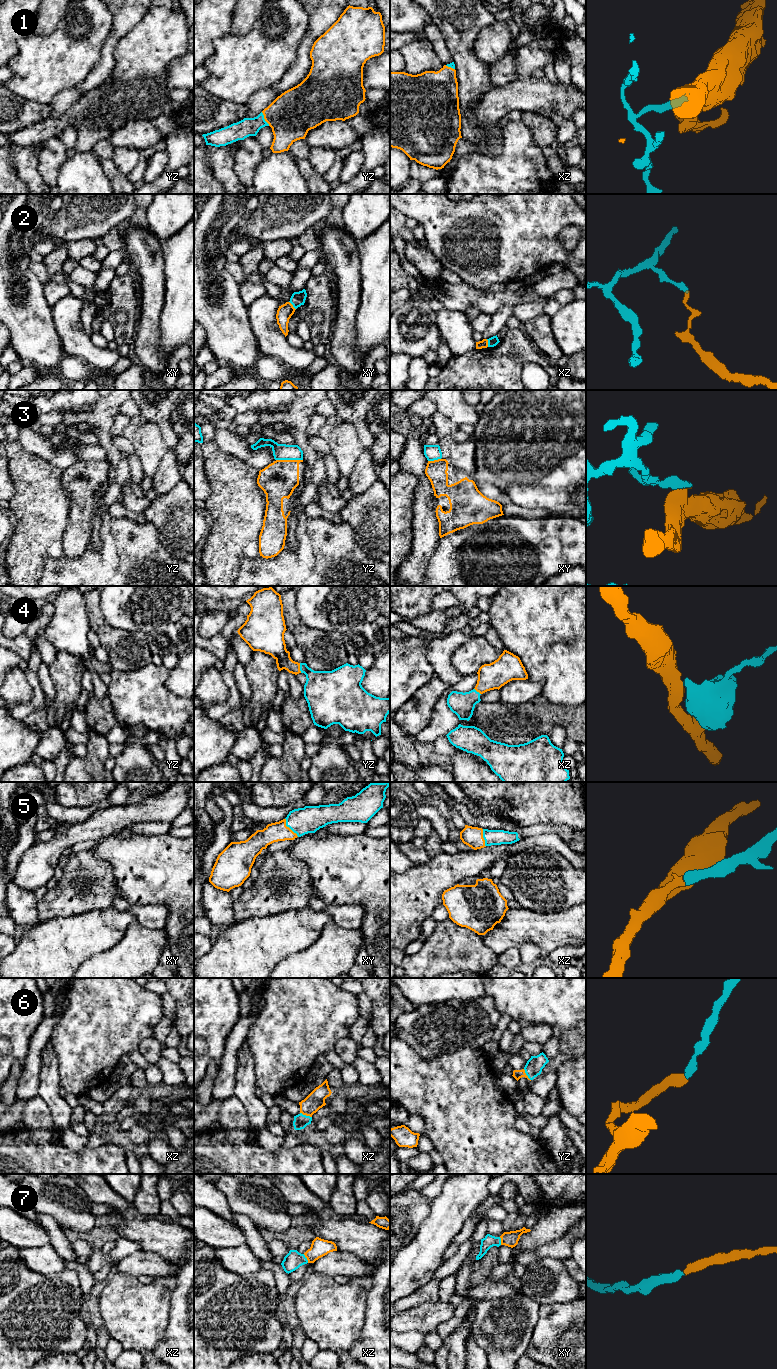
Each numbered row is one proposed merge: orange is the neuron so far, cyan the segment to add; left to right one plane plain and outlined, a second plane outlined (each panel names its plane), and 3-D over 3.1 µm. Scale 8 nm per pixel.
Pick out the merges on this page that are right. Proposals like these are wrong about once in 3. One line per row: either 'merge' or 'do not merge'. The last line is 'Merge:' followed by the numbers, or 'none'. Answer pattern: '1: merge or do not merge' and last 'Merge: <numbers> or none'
1: merge
2: do not merge
3: do not merge
4: merge
5: merge
6: merge
7: merge
Merge: 1, 4, 5, 6, 7

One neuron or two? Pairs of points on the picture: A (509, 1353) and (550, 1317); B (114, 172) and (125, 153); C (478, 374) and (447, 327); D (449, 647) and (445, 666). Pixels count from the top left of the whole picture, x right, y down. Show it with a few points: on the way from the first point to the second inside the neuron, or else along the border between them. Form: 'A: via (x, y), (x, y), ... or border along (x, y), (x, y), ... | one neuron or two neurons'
A: border along (539, 1309), (539, 1318), (525, 1353) | two neurons
B: border along (114, 148), (113, 163), (125, 175) | two neurons
C: border along (475, 348), (454, 356) | two neurons
D: via (445, 652), (445, 661) | one neuron

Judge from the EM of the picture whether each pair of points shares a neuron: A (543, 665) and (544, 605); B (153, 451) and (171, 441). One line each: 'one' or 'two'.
A: one
B: two

